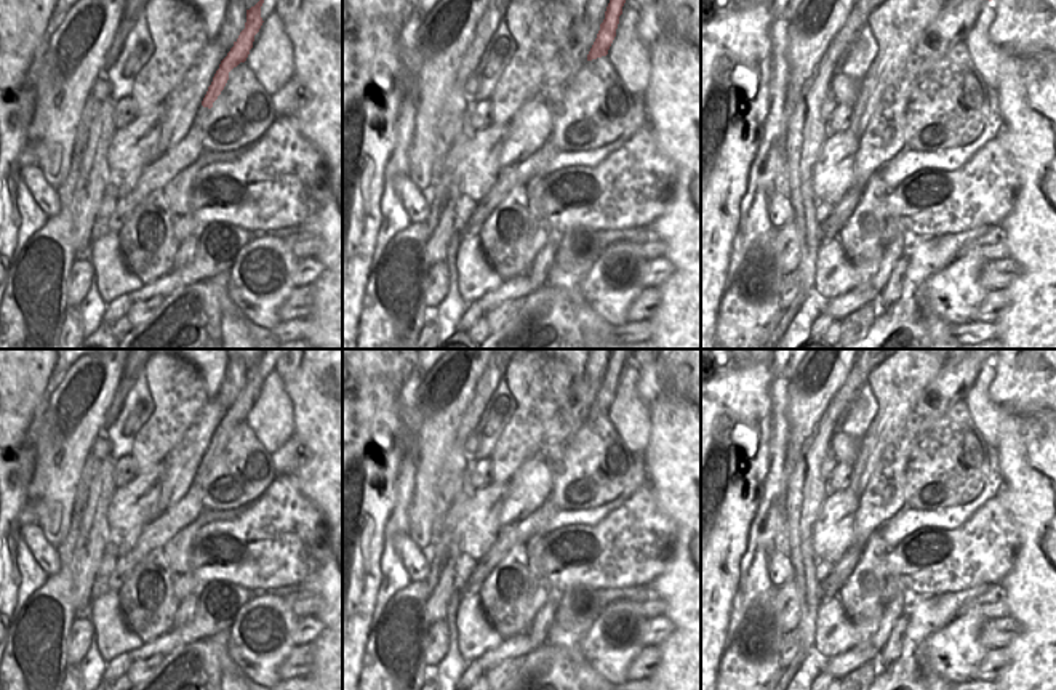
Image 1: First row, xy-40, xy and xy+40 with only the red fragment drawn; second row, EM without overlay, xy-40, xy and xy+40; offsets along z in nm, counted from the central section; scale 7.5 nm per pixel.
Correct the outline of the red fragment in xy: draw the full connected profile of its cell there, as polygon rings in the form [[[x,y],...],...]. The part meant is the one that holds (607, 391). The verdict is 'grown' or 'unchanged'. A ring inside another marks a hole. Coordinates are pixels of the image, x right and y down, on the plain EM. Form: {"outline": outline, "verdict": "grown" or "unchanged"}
{"outline": [[[611,349],[610,362],[605,370],[605,378],[600,383],[597,397],[587,413],[587,419],[608,413],[608,408],[616,395],[616,387],[619,383],[619,375],[622,373],[622,365],[630,351],[632,349]]], "verdict": "unchanged"}

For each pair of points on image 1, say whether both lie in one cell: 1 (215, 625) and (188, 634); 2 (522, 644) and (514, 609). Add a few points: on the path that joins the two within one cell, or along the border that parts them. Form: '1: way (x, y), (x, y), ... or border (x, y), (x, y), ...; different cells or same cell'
1: way (208, 625), (194, 629); same cell
2: border (524, 633), (503, 639); different cells

